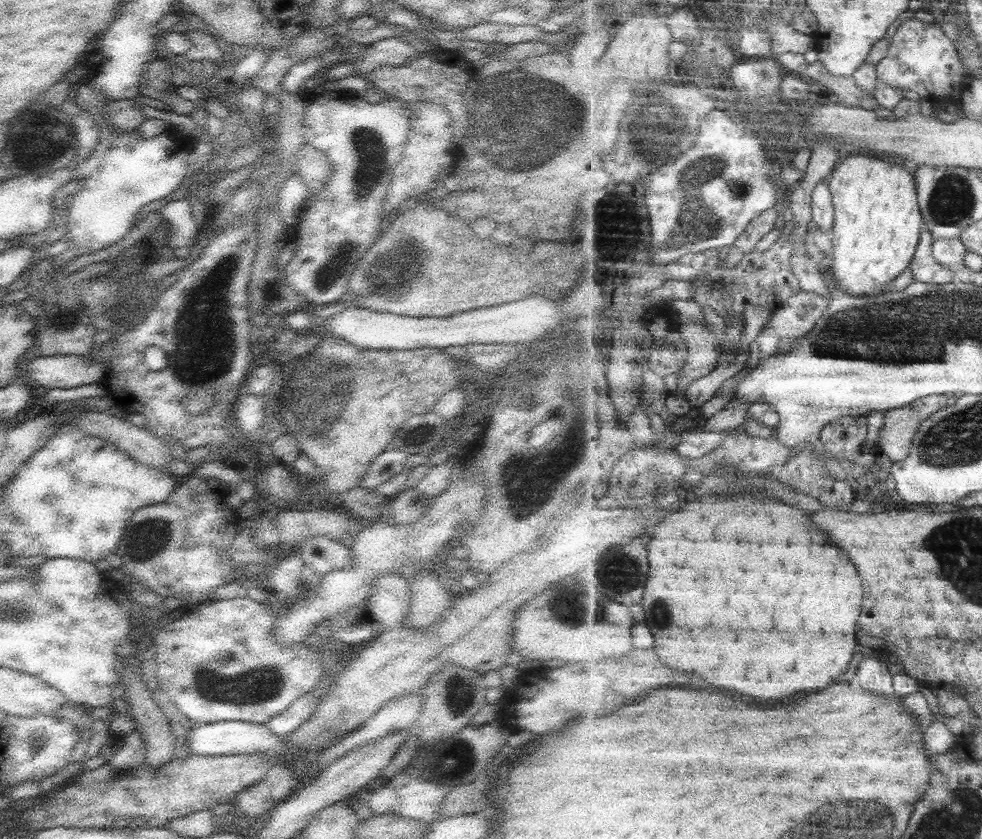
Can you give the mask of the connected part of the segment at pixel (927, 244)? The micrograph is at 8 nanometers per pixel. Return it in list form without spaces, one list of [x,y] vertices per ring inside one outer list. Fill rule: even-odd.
[[[930,228],[923,230],[923,239],[919,244],[919,250],[915,254],[915,261],[911,270],[915,282],[925,284],[950,284],[956,282],[960,277],[951,269],[941,266],[934,257],[935,238]]]

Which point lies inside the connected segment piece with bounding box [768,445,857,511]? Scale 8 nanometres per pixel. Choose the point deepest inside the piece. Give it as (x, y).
(807, 471)

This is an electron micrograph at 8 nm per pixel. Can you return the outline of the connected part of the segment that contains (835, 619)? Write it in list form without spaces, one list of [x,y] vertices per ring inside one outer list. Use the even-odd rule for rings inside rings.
[[[722,496],[716,500],[714,506],[708,506],[708,502],[696,502],[688,504],[682,512],[668,516],[654,532],[654,540],[650,544],[652,548],[652,576],[650,586],[646,592],[646,624],[656,632],[656,652],[660,654],[662,662],[676,670],[688,670],[696,672],[702,678],[706,678],[710,684],[730,690],[744,696],[754,696],[764,702],[782,702],[780,698],[794,698],[810,692],[820,692],[832,684],[840,676],[844,676],[856,656],[858,648],[858,620],[862,616],[864,602],[863,577],[858,574],[855,561],[848,554],[844,554],[840,548],[836,548],[826,534],[814,528],[810,518],[804,510],[798,510],[794,506],[764,500],[764,498],[752,498],[752,496]],[[772,634],[814,634],[814,636],[772,636]]]

